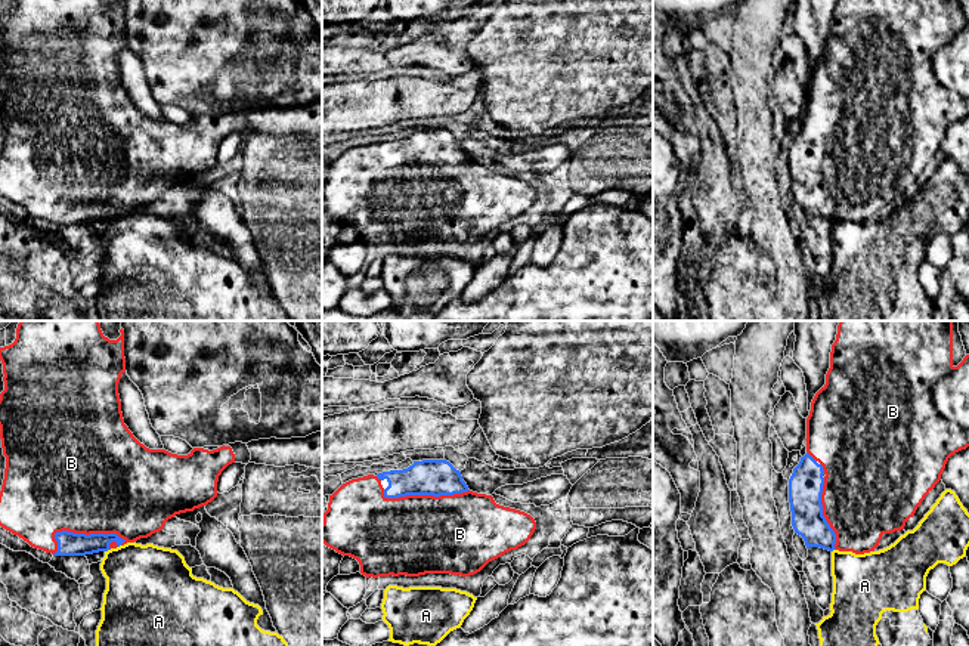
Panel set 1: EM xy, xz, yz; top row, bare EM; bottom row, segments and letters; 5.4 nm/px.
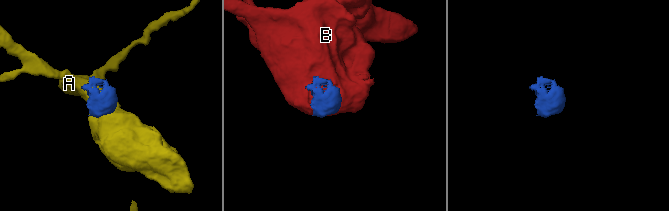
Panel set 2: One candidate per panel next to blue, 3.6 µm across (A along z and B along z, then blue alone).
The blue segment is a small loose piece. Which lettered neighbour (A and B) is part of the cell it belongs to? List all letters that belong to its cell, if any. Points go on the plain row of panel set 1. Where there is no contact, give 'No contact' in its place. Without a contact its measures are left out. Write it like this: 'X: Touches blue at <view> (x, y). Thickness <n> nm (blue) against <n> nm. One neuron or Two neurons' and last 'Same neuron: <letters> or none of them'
A: Touches blue at xy (108, 218). Thickness 130 nm (blue) against 380 nm. Two neurons
B: Touches blue at xy (80, 203). Thickness 130 nm (blue) against 500 nm. One neuron
Same neuron: B

